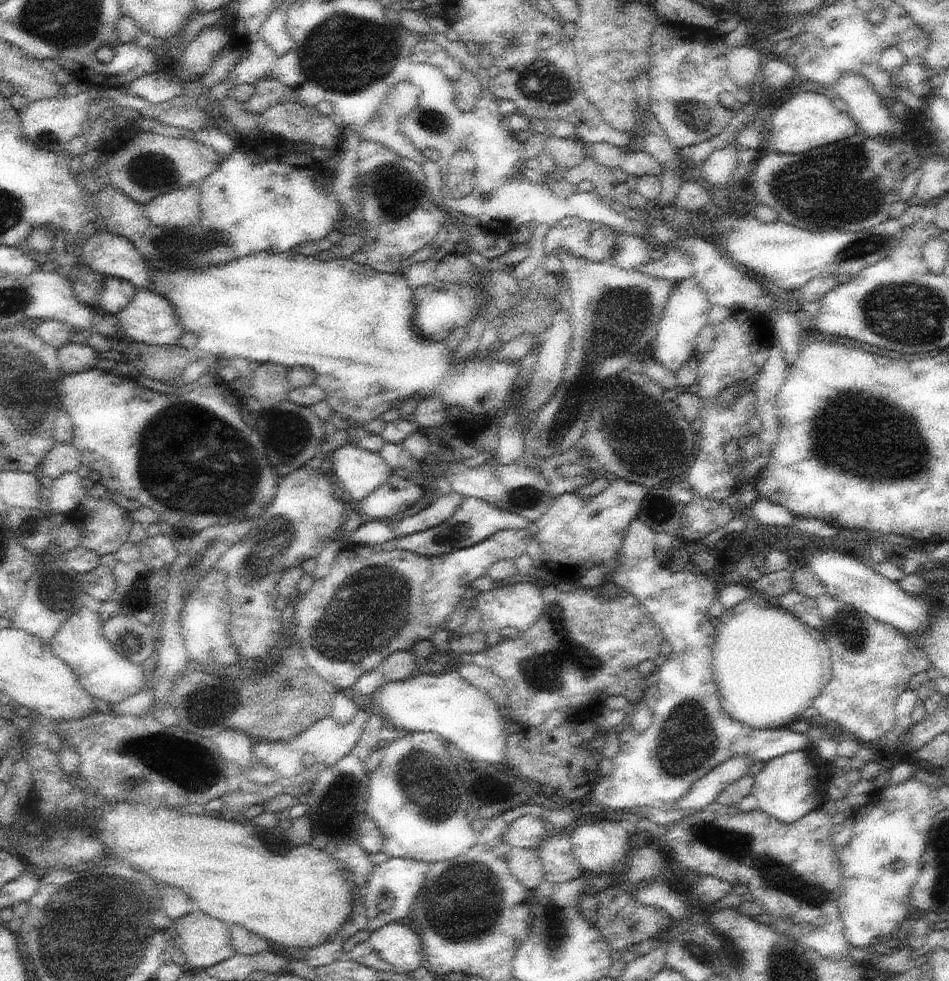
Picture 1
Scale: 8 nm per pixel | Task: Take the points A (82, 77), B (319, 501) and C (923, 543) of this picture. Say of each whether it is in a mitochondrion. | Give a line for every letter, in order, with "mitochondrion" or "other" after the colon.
A: other
B: other
C: other

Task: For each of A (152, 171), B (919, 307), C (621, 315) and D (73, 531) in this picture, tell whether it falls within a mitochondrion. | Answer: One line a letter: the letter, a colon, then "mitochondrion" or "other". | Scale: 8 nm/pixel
A: mitochondrion
B: mitochondrion
C: mitochondrion
D: other

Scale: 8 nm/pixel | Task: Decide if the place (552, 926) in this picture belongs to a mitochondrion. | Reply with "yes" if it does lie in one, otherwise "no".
yes

